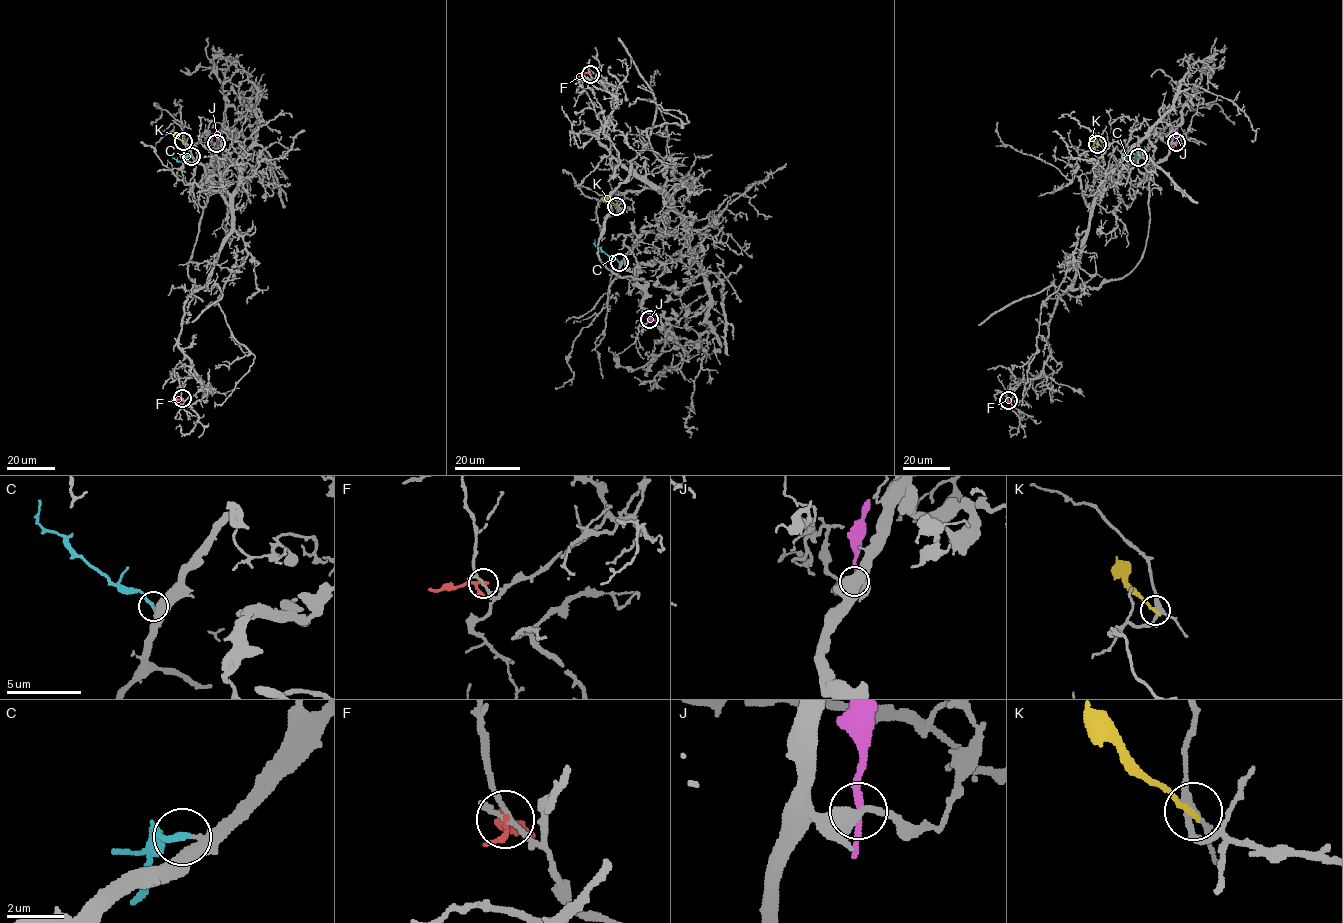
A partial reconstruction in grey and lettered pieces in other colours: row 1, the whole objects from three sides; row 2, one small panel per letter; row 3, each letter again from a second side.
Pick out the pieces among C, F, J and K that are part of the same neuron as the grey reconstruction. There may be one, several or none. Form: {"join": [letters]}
{"join": ["C"]}

